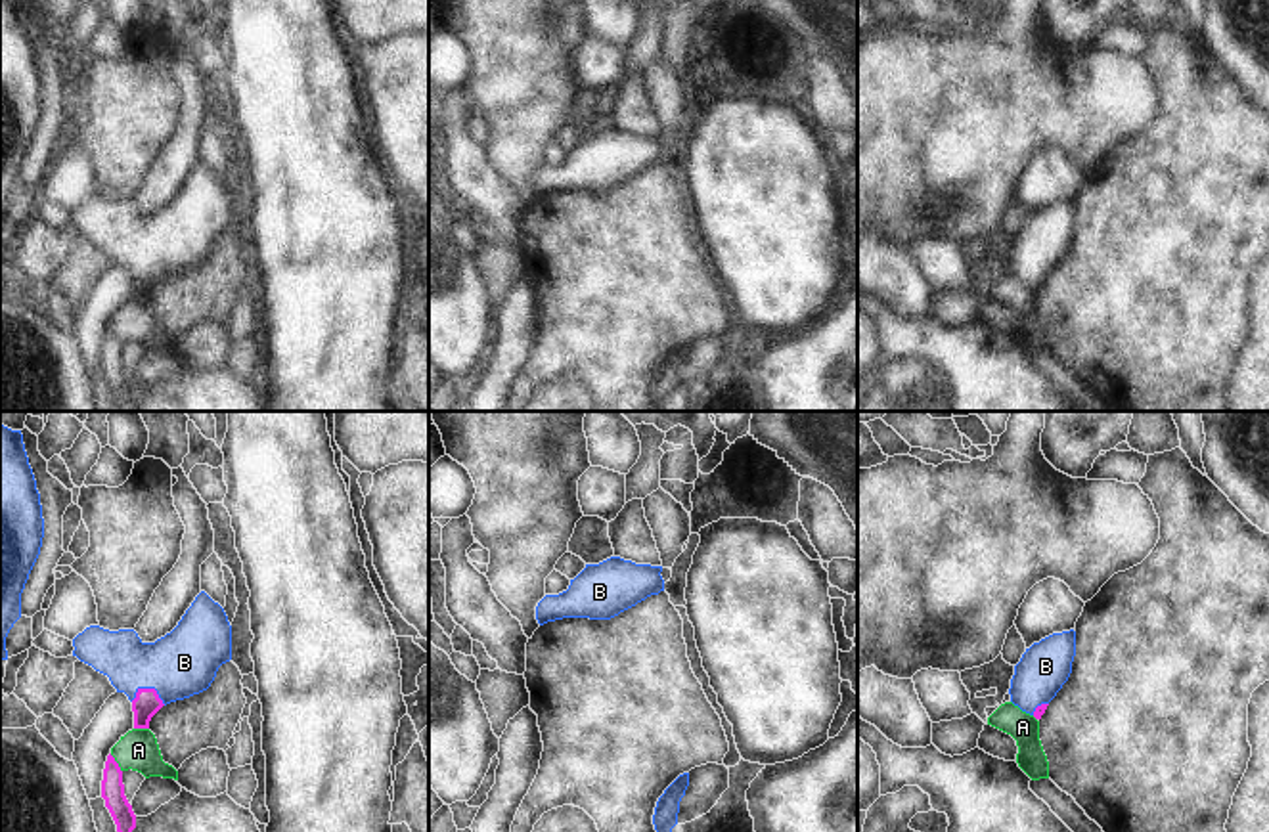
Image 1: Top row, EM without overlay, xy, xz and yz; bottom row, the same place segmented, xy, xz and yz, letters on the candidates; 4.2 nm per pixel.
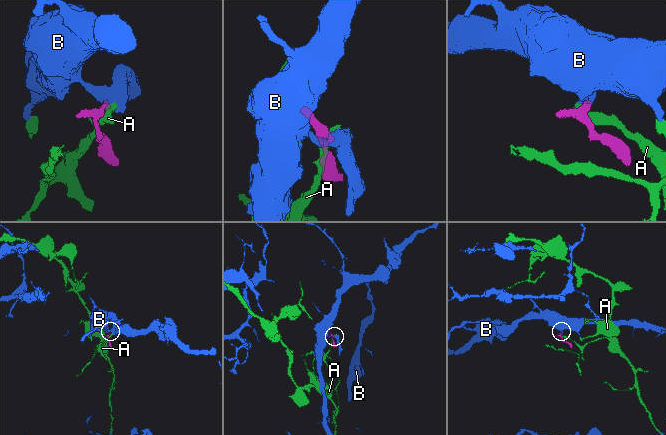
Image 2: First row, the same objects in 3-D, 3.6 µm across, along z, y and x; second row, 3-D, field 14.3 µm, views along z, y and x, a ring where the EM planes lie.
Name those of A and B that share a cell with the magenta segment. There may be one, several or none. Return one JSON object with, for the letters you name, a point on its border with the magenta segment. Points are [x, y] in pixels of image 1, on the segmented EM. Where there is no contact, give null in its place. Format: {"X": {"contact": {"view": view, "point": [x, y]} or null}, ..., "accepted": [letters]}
{"B": {"contact": {"view": "xy", "point": [150, 689]}}, "accepted": ["B"]}

